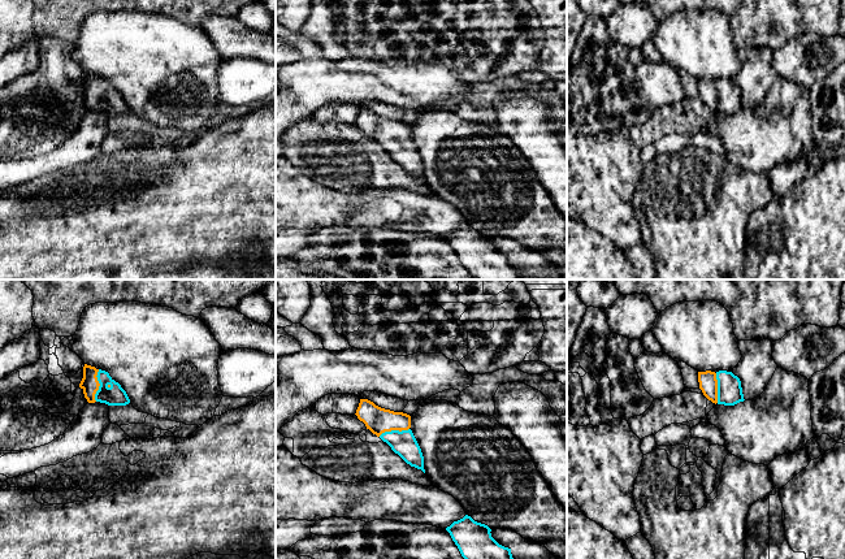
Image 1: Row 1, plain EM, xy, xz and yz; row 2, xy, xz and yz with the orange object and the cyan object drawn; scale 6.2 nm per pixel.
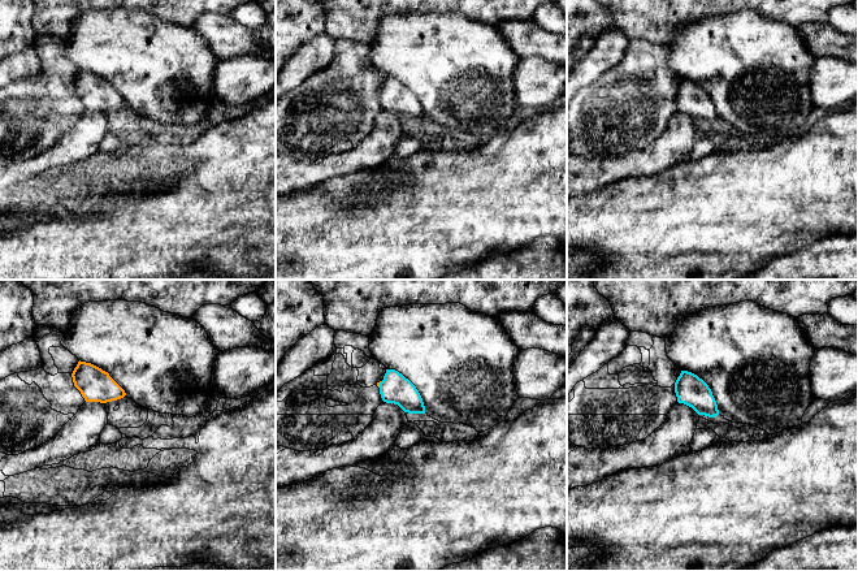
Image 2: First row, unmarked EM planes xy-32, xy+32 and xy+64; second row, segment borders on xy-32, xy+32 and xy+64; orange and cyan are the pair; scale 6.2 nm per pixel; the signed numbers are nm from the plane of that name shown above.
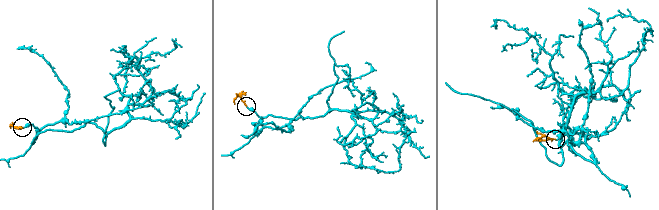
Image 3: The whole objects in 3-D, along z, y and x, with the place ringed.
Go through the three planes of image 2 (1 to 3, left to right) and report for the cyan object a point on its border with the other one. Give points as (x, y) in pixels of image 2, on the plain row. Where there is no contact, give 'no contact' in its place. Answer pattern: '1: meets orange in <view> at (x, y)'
1: no contact
2: meets orange in xy+32 at (378, 92)
3: no contact

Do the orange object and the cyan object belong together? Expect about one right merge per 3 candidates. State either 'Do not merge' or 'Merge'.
Merge

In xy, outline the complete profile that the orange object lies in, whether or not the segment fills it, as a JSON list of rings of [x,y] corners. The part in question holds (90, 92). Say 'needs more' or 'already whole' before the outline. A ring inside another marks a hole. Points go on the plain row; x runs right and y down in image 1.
needs more; [[[84,73],[83,87],[79,92],[88,112],[105,112],[108,114],[126,114],[130,108],[126,100],[108,81]]]

